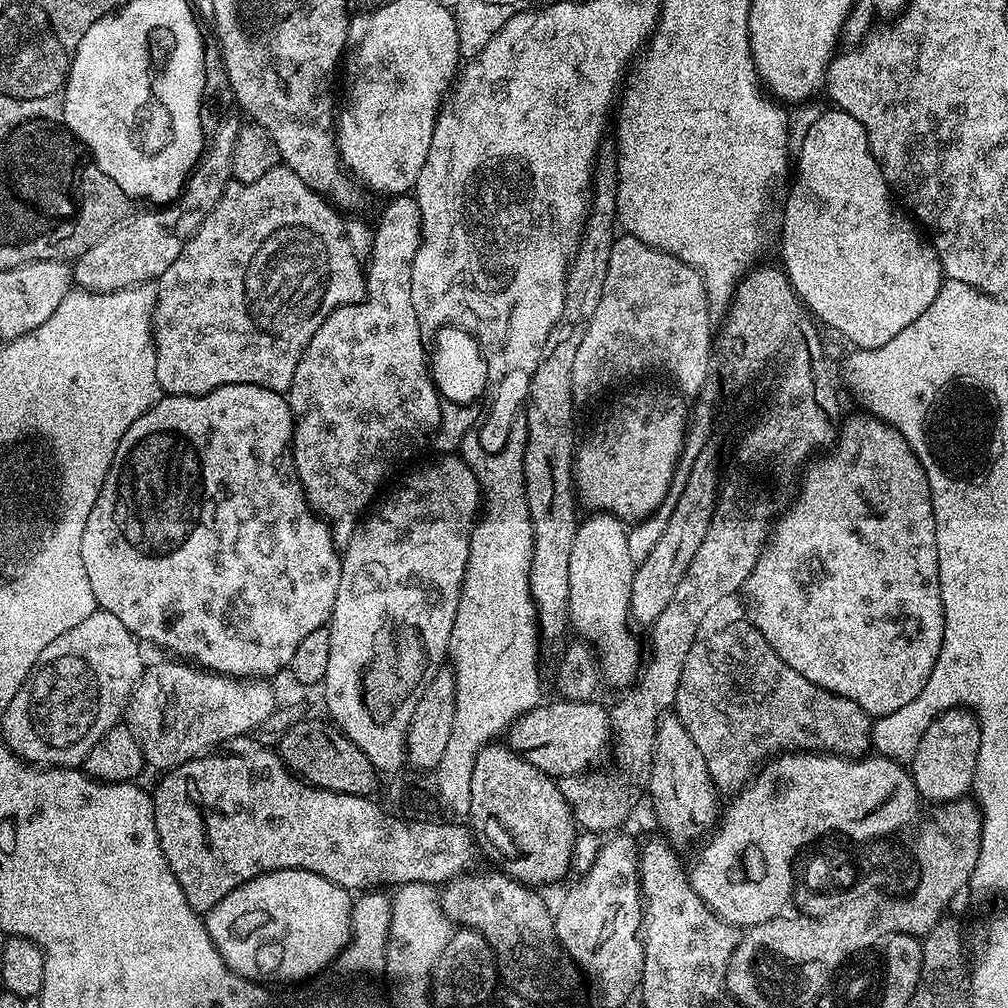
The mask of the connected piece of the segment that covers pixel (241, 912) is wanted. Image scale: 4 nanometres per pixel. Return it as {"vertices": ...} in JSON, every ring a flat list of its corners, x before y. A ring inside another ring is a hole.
{"vertices":[[283,868,282,870,274,870,262,874,258,878,254,878,250,882,246,882,242,886,238,886,234,890,230,890,230,894,226,894,226,898,222,898,222,902,218,902,203,917,206,930,210,934,210,938,214,942,214,946,218,950,218,954,222,954,222,958,226,962,226,966,230,966,230,970,234,970,239,976,245,976,253,982,272,982,268,980,304,980,307,976,316,976,324,967,331,965,336,957,340,955,341,948,348,942,348,937,352,934,352,901,349,889,338,886,334,882,330,882,326,878,322,878,313,872,307,872,301,868]]}

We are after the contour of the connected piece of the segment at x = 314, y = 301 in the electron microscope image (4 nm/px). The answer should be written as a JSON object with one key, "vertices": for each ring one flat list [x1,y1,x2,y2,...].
{"vertices":[[283,166,262,174,258,182,229,183,222,198,218,198,218,206,214,206,214,210,204,219,200,229,186,241,182,254,174,258,170,270,158,277,156,308,152,312,152,340,156,344,156,369,161,393,169,396,204,396,231,384,253,384,275,392,287,393,294,378,294,370,300,364,300,358,308,347,310,338,314,338,318,326,326,322,326,318,335,308,359,304,366,295,366,276,362,271,362,262,350,246,344,220,339,214,341,215,325,197,306,186,306,182,302,182,302,178,294,174,294,170]]}

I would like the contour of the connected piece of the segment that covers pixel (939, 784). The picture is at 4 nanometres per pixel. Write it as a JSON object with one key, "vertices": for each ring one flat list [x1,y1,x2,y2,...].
{"vertices":[[951,708,943,712,940,717,929,726,916,747,916,752,910,757,910,771,914,786,920,792,921,801,929,805,939,806,950,804,954,800,965,799,969,795,976,778,976,763,978,762,978,750,980,743,980,723,966,708]]}

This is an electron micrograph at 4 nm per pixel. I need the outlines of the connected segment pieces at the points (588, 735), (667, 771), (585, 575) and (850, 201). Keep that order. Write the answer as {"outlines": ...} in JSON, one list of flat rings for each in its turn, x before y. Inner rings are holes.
{"outlines":[[[556,698,553,704,541,702,534,710,520,716,506,732,506,743,519,756,553,778,587,773,604,756,613,739,607,707,592,700]],[[675,714,665,715,657,726,652,776,648,779,647,791,650,798,652,794,652,808,660,823,659,831,673,845,681,846,696,839,699,841,717,827,722,815,722,803,716,783,712,781,706,758,702,758,702,750,694,746,694,738,686,734,686,726,682,726]],[[592,514,589,520,579,521,574,534,574,547,570,549,570,598,568,599,568,619,571,627,576,628,575,635,583,638,594,646,595,655,601,665,616,680,637,679,642,668,640,660,640,648,636,645,636,636,628,629,630,625,630,592,632,579,636,573,636,565,630,558,630,546,628,545,629,529,625,521,619,520,611,514]],[[824,110,818,120,810,126,810,132,794,160,796,177,792,180,792,189,789,190,788,201,784,204,784,221,780,224,780,256,784,259,782,267,788,276,788,281,792,284,792,289,796,291,797,297,801,301,804,299,805,306,809,308,805,309,821,325,824,323,826,327,841,332,857,349,877,348,878,346,886,346,886,342,890,342,890,338,894,338,894,334,902,334,902,330,906,330,906,326,910,326,910,322,914,322,914,318,918,318,918,314,922,314,922,310,926,310,926,306,930,306,930,302,934,302,934,298,946,277,944,269,940,267,940,259,935,248,922,235,921,229,898,207,894,193,882,174,880,164,870,150,870,142,866,138,866,130,862,126,862,122,858,122,858,118,845,112,831,111]]]}

